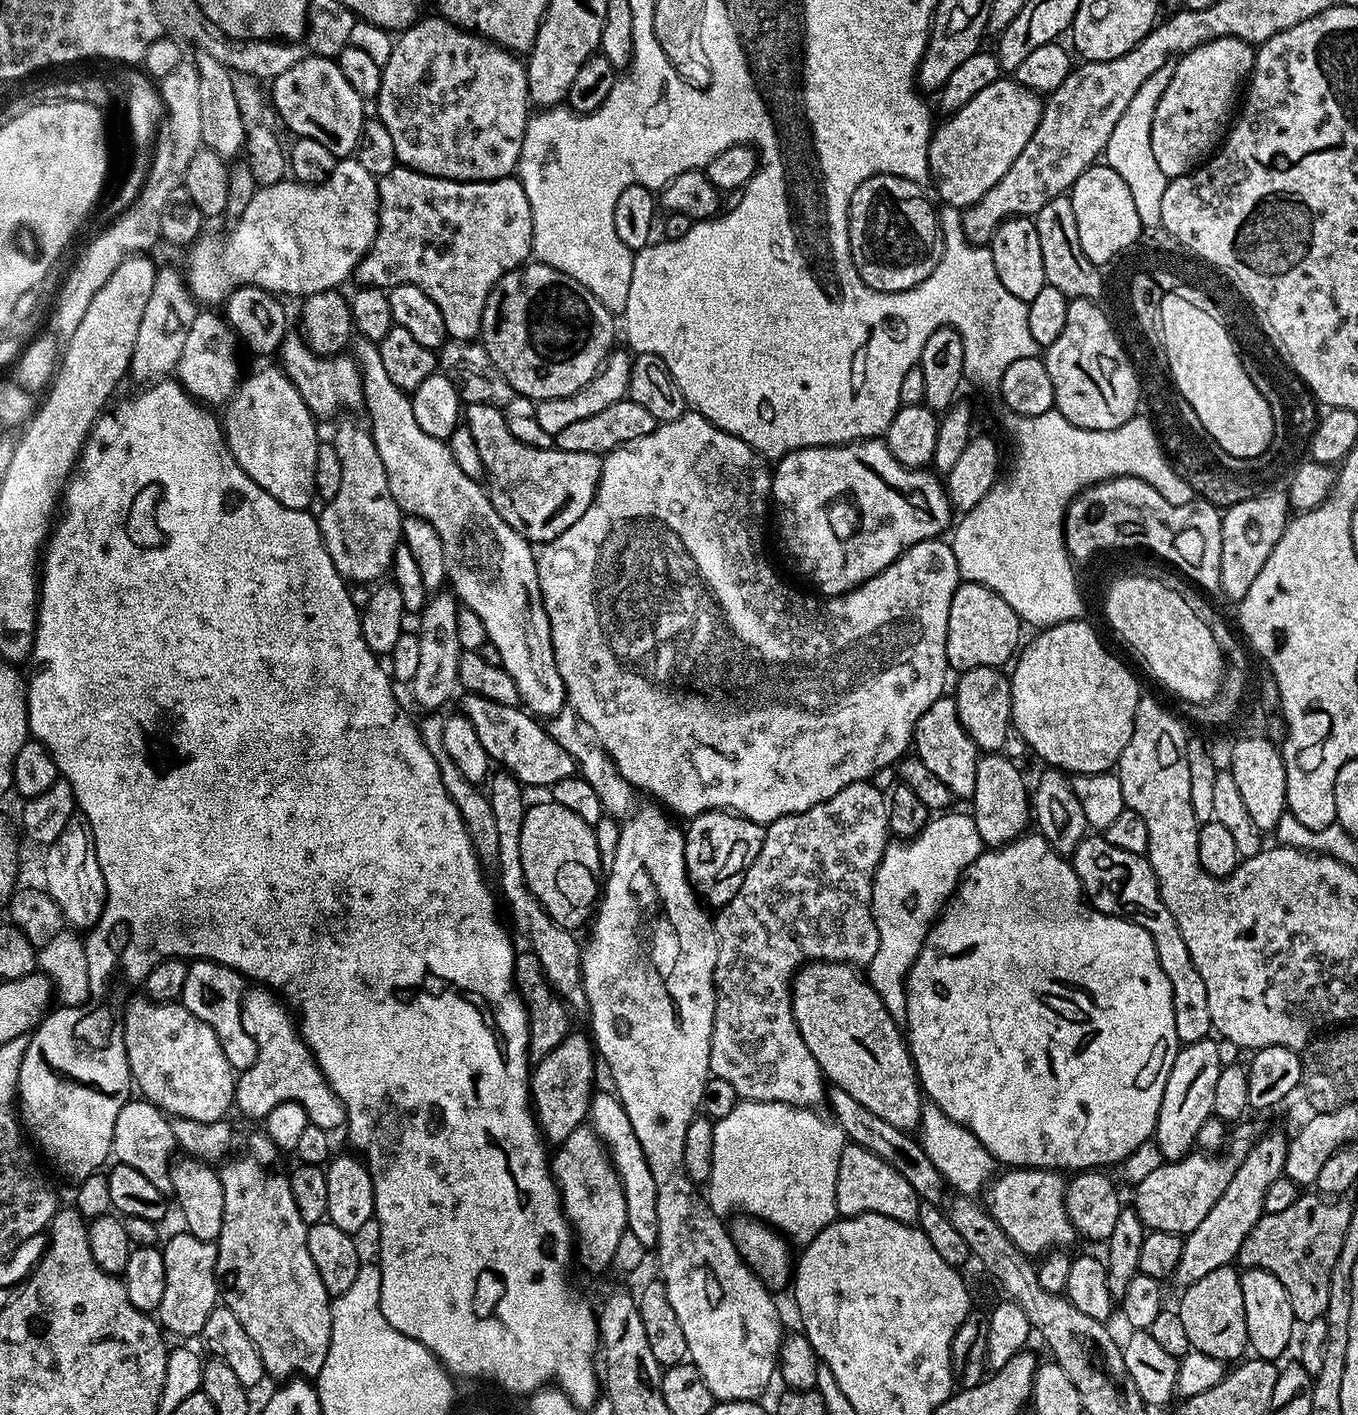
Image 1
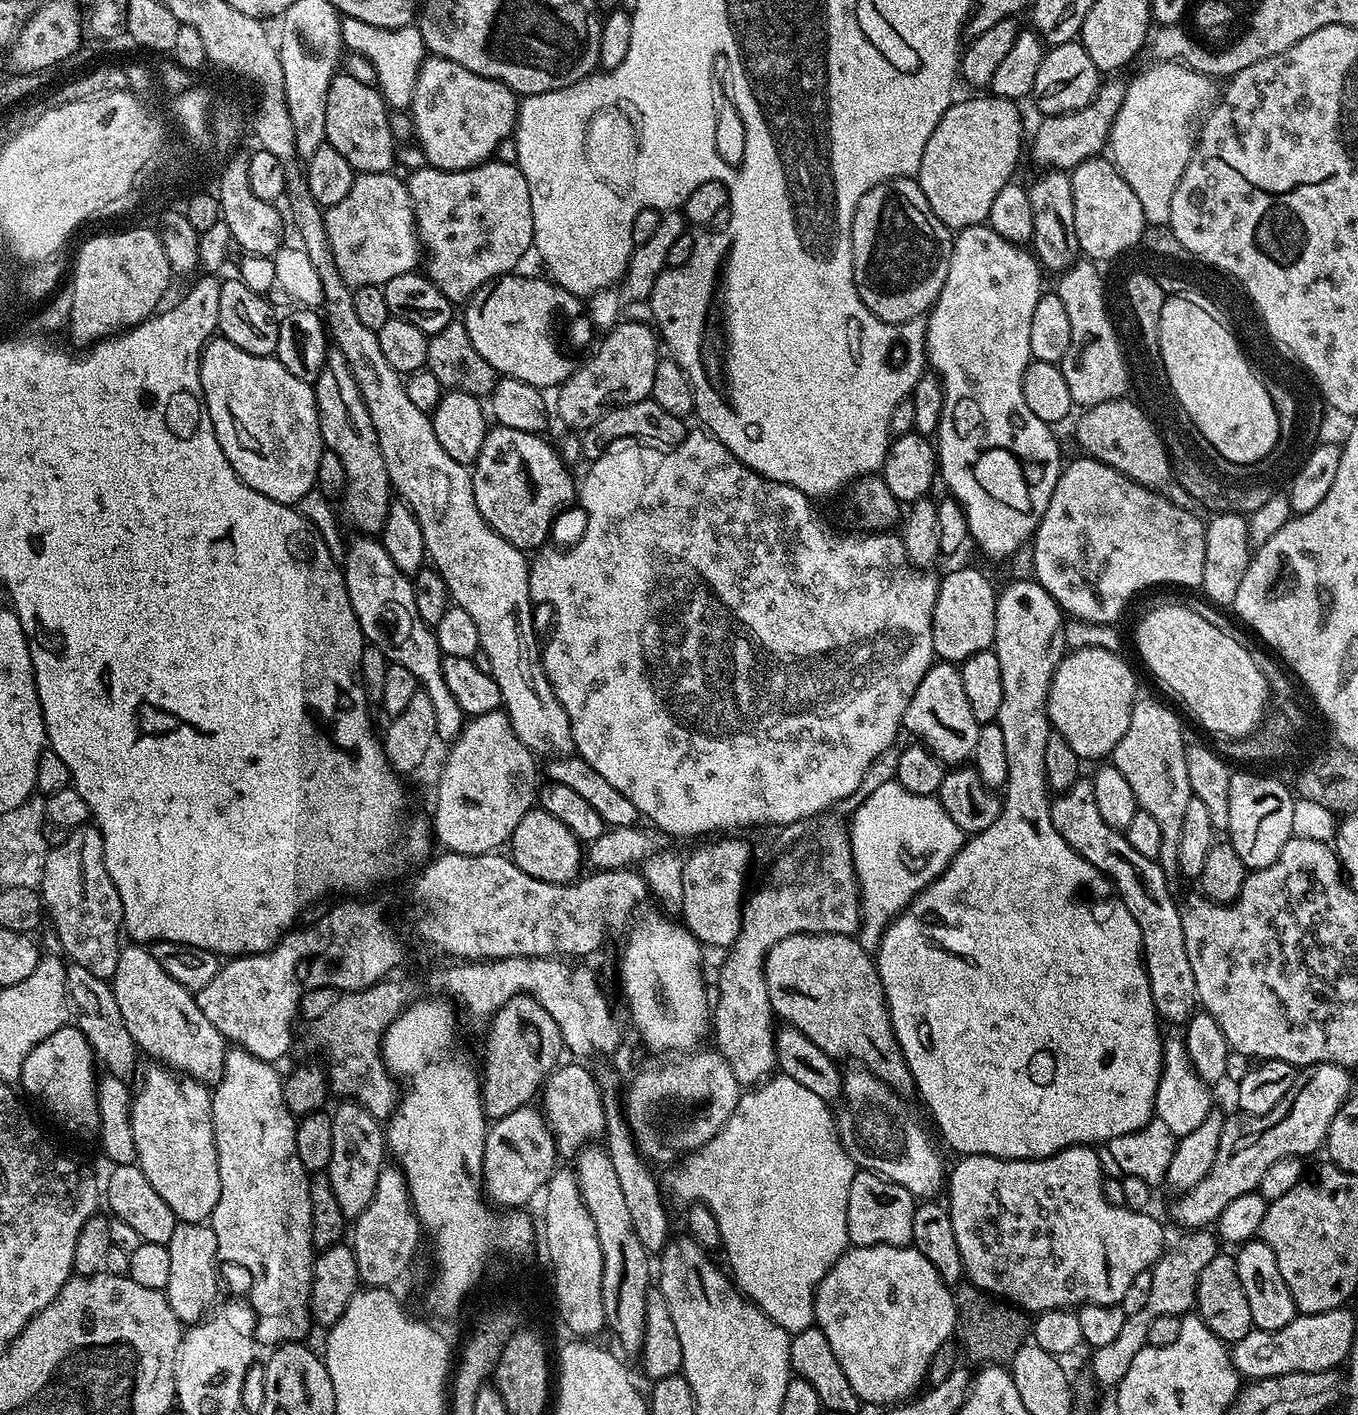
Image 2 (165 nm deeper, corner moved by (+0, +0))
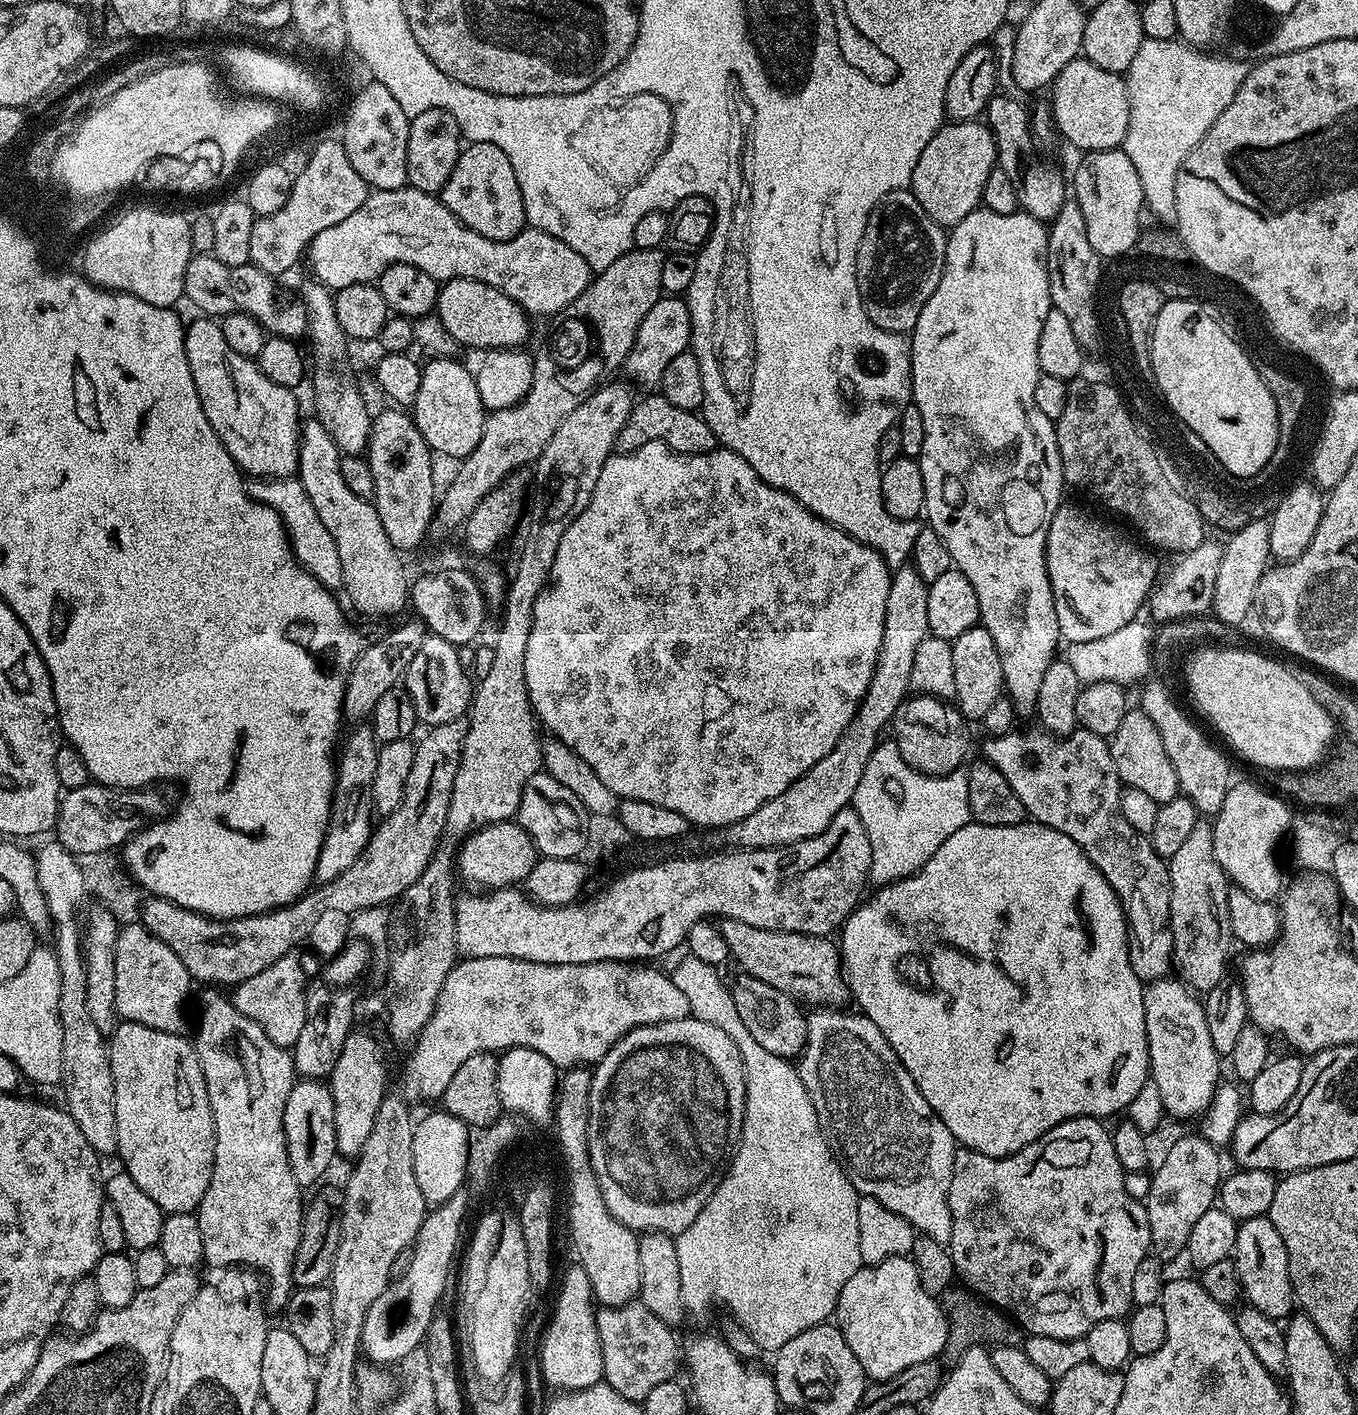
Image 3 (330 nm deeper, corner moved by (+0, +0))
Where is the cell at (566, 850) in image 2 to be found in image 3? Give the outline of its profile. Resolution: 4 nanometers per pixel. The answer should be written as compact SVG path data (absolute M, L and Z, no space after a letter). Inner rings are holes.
M512 820L479 828L459 848L454 856L454 864L458 869L459 879L461 876L472 890L495 890L523 885L538 859L530 834L526 834L526 830L522 830L522 826Z

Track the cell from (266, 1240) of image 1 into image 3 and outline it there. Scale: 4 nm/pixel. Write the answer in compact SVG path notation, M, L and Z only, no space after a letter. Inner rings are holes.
M208 990L205 992L208 993L205 994L204 1001L200 1004L200 1021L196 1024L194 1047L196 1056L200 1059L202 1074L206 1082L206 1090L210 1098L210 1110L214 1118L214 1134L216 1135L216 1141L214 1142L214 1170L210 1178L210 1186L206 1186L206 1194L202 1198L199 1208L197 1208L194 1213L196 1221L198 1222L198 1230L202 1230L202 1250L204 1251L203 1263L205 1265L224 1264L220 1266L247 1266L257 1273L262 1274L263 1279L266 1281L267 1307L269 1309L280 1308L280 1310L284 1310L287 1309L288 1300L291 1298L294 1291L292 1267L294 1266L294 1254L298 1250L298 1242L300 1241L300 1223L304 1220L304 1209L306 1207L305 1197L300 1197L302 1185L294 1178L294 1170L290 1170L290 1162L286 1154L286 1134L284 1133L286 1098L290 1098L290 1090L298 1079L296 1067L292 1061L291 1051L282 1046L278 1046L274 1042L270 1042L266 1030L262 1030L262 1026L258 1026L258 1022L246 1018L246 1014L242 1014L242 1010L235 1008L227 995L223 996L223 994L220 993L223 991Z

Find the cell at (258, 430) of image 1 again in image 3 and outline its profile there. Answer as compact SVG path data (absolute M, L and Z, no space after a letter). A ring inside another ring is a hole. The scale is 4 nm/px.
M198 316L185 327L184 346L186 358L190 362L191 376L195 389L199 392L199 401L206 413L207 421L218 434L219 440L226 446L227 452L241 468L241 471L257 479L287 479L297 471L298 454L300 453L300 429L302 427L300 410L293 389L271 382L266 374L248 356L237 354L226 343L219 323L211 317Z

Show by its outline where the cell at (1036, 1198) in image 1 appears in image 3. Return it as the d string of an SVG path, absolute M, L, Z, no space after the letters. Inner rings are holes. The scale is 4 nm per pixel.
M1075 1116L1073 1120L1054 1126L1049 1132L1042 1134L1042 1138L1030 1142L1030 1146L1009 1156L987 1156L961 1147L954 1158L948 1191L952 1233L946 1247L952 1256L957 1277L962 1281L963 1287L971 1289L977 1296L1010 1314L1012 1320L1029 1336L1079 1340L1087 1336L1090 1326L1127 1317L1134 1307L1130 1294L1130 1289L1134 1287L1134 1270L1138 1270L1138 1262L1150 1255L1152 1247L1148 1209L1141 1201L1126 1194L1125 1171L1118 1162L1118 1154L1114 1154L1111 1131L1107 1127L1104 1129L1104 1124L1103 1119L1095 1116Z

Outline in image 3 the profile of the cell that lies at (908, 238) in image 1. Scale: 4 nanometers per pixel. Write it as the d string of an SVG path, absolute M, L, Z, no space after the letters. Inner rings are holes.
M903 188L887 192L869 214L862 242L856 251L856 284L869 318L887 332L911 333L918 322L918 314L922 314L922 306L926 306L942 278L945 254L945 229L922 210L916 195Z

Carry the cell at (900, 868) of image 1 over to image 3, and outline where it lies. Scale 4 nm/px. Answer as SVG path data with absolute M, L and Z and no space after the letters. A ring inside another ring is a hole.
M892 738L881 739L870 754L850 807L862 818L866 838L870 838L870 880L876 886L913 876L954 830L962 830L972 820L967 771L957 770L948 776L922 774L902 758Z

